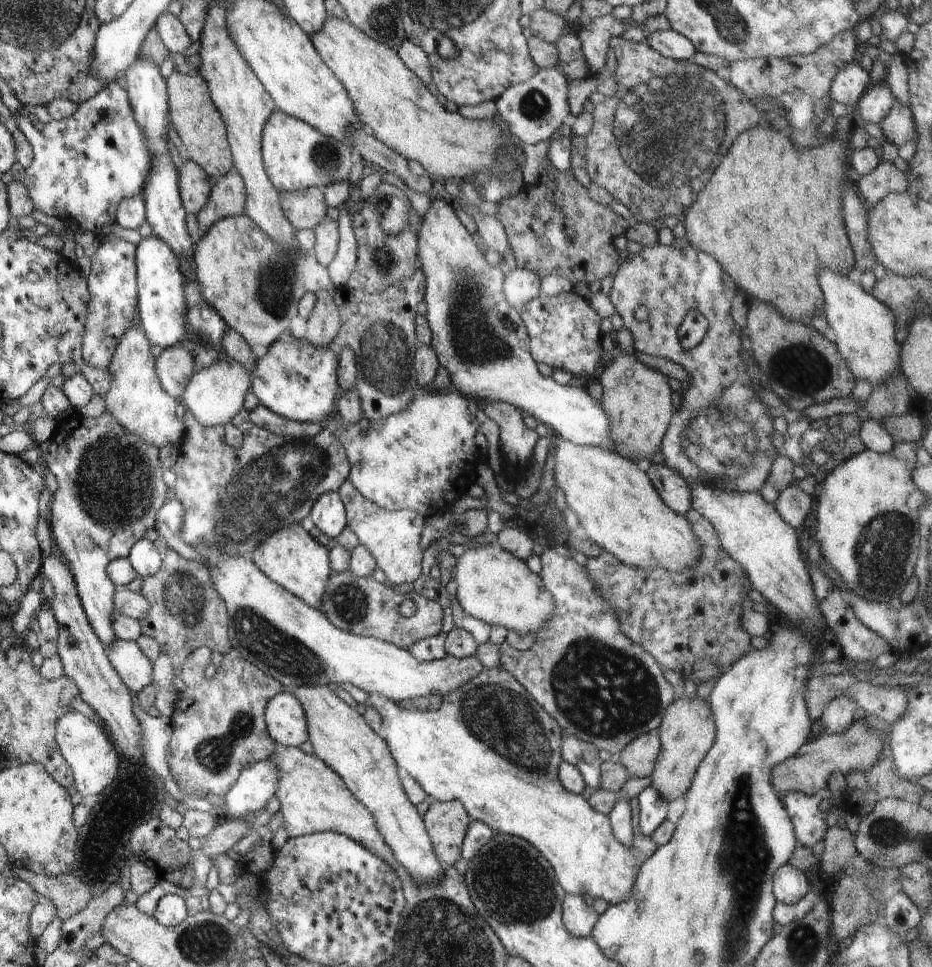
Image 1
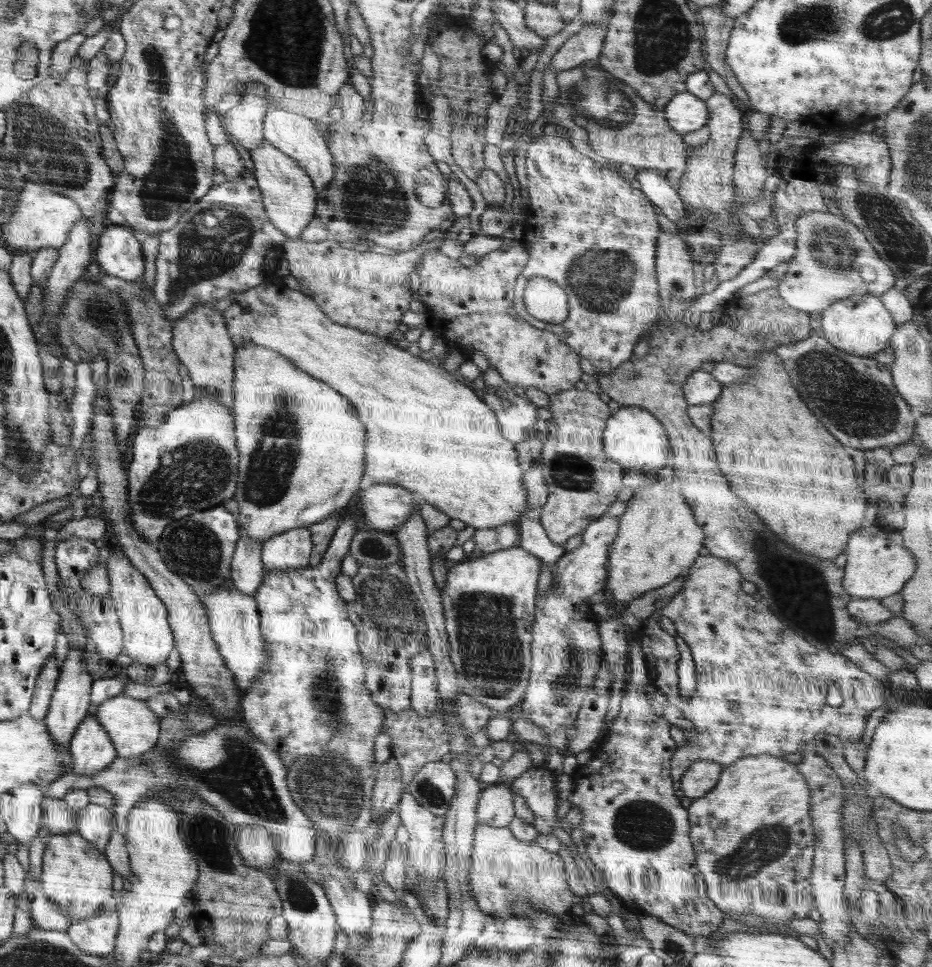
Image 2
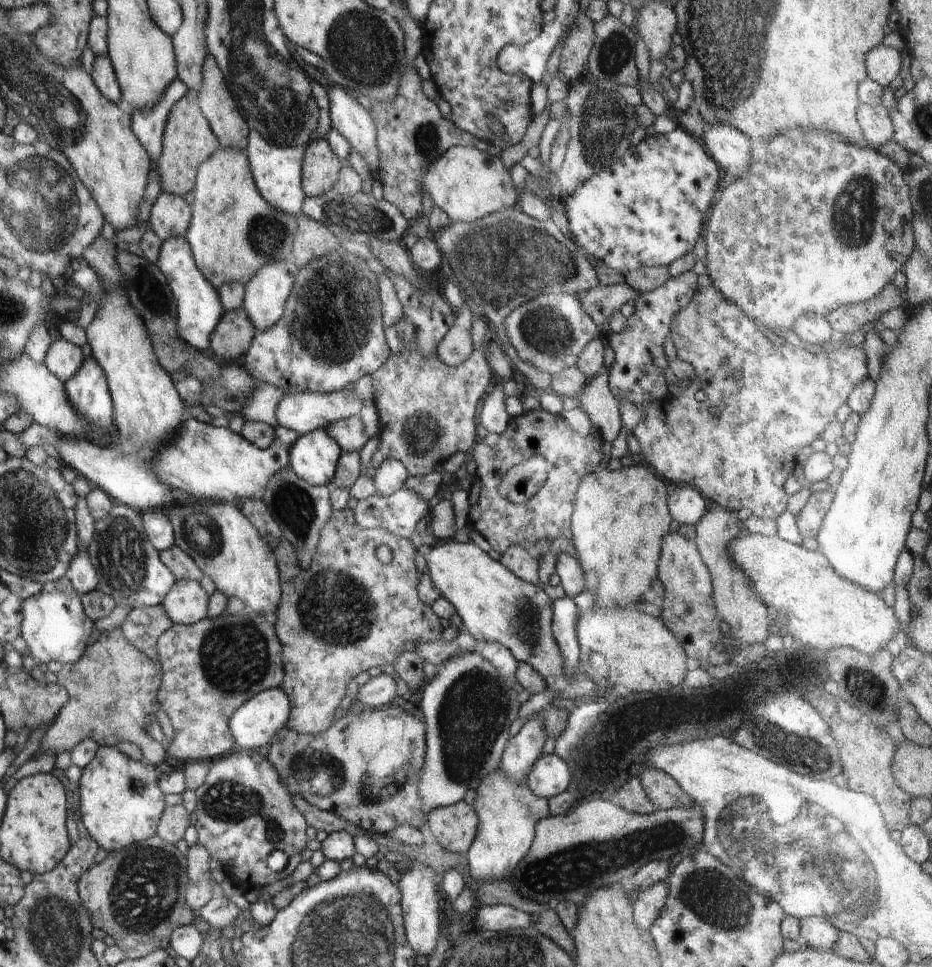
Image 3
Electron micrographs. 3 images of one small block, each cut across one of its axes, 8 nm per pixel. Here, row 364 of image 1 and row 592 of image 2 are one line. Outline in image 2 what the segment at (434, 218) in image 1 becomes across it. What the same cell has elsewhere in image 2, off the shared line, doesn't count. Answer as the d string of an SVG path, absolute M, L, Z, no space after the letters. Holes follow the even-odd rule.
M511 547L489 553L484 557L470 558L449 564L446 585L440 589L445 632L449 640L449 657L457 672L460 692L453 702L455 717L465 734L470 736L484 730L492 718L510 717L510 706L522 702L529 682L532 624L535 620L535 600L540 578L541 560L522 548Z

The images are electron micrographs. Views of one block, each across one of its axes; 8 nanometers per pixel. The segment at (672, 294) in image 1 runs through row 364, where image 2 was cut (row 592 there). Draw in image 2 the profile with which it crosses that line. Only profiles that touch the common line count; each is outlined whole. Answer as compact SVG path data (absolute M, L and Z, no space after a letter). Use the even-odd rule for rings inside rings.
M710 555L710 556L700 556L692 567L688 568L687 572L684 572L684 575L688 574L688 579L686 579L686 583L684 583L684 587L682 587L682 591L680 593L676 593L674 597L662 608L652 613L652 615L643 622L643 625L640 630L642 631L642 636L640 636L640 646L645 654L645 665L647 668L648 680L650 682L650 689L653 693L661 698L663 701L667 701L672 706L679 708L679 711L683 714L683 717L688 720L688 722L693 724L693 734L691 736L686 736L687 743L682 747L677 747L675 753L672 755L672 760L670 762L670 777L673 778L674 781L681 780L682 776L684 776L684 772L692 766L696 761L714 761L718 764L722 765L724 768L732 765L732 762L736 762L736 760L740 760L745 756L760 756L761 754L771 754L772 756L784 756L786 754L794 754L795 752L799 754L798 761L798 770L800 770L800 775L805 778L807 781L807 785L810 791L810 800L811 800L811 810L809 812L809 816L812 818L812 828L814 829L815 836L815 844L813 848L813 867L811 868L811 887L812 894L815 899L815 908L821 914L821 921L819 923L819 932L824 936L827 942L834 942L840 945L845 946L849 940L849 929L852 926L850 915L846 912L846 903L844 901L844 897L842 897L842 892L845 891L845 850L843 845L843 830L841 829L841 822L843 821L843 806L845 805L845 791L844 787L841 784L840 777L833 771L833 768L828 764L828 761L817 753L815 747L815 738L818 737L821 732L826 734L830 734L832 736L839 737L839 739L844 742L858 742L861 740L863 732L865 731L866 722L872 710L876 710L880 708L880 706L885 704L884 694L886 694L886 688L884 687L884 681L876 678L875 676L869 675L867 672L864 672L861 668L858 668L854 662L848 660L845 656L842 656L841 653L832 654L832 652L825 651L821 648L816 648L812 646L804 637L798 636L790 630L789 627L784 626L774 614L768 608L764 602L759 600L757 596L753 596L751 594L745 593L741 590L740 580L742 578L740 571L736 568L735 565L728 563L728 561L720 559L719 557ZM665 616L670 619L675 626L675 636L670 636L660 627L660 620ZM758 622L766 622L766 624L770 624L770 628L768 628L768 634L770 634L770 638L772 638L772 642L742 642L742 638L768 638L768 636L746 636L746 634L752 634L754 630L756 632L762 632L762 628L758 626L754 626L754 624L758 624ZM682 646L688 646L691 655L693 656L694 664L696 665L696 672L698 678L698 688L696 688L696 694L692 693L692 696L688 700L684 700L679 691L679 682L677 675L678 663L681 655L679 654ZM732 648L738 648L738 654L732 650ZM748 648L762 648L762 650L766 650L766 654L754 654L754 652L748 652ZM734 652L734 654L732 654ZM830 684L836 684L838 686L838 690L840 690L843 703L838 707L832 707L826 703L826 696L828 696L828 686ZM732 702L738 703L738 713L732 711Z

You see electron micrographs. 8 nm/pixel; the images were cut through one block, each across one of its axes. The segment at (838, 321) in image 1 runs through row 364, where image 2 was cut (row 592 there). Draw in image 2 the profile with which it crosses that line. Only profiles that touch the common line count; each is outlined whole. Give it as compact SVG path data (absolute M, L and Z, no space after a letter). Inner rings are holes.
M862 528L848 540L848 556L842 586L854 598L881 599L899 593L916 571L916 562L901 543L893 543L887 531L881 528Z

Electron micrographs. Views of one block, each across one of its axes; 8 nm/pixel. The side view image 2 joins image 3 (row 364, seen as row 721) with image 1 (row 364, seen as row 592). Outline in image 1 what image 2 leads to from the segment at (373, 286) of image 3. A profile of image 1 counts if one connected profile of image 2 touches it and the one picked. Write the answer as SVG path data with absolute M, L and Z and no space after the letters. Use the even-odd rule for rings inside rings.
M290 335L288 340L276 341L265 356L257 358L249 374L251 375L252 392L260 405L264 405L281 417L296 422L320 423L334 410L334 396L338 392L337 368L339 356L330 347L319 347L304 337Z

